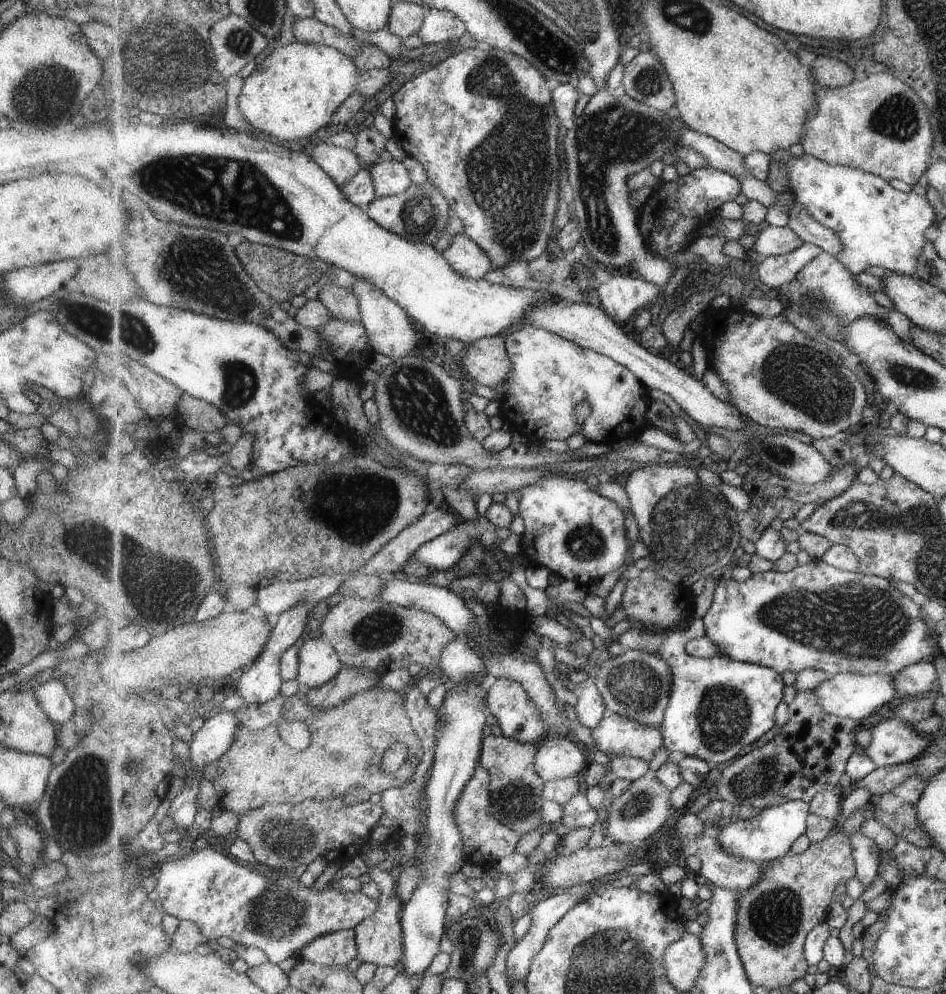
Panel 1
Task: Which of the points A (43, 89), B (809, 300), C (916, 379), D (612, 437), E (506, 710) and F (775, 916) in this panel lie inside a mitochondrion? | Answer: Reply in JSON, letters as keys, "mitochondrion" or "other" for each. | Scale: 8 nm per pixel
{"A":"mitochondrion","B":"mitochondrion","C":"mitochondrion","D":"other","E":"other","F":"mitochondrion"}

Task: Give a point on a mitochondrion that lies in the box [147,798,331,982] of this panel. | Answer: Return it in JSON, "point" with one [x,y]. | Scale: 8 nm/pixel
{"point":[279,913]}

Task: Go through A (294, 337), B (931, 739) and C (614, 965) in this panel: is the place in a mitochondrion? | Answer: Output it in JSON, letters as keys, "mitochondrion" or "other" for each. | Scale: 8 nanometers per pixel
{"A":"other","B":"other","C":"mitochondrion"}

